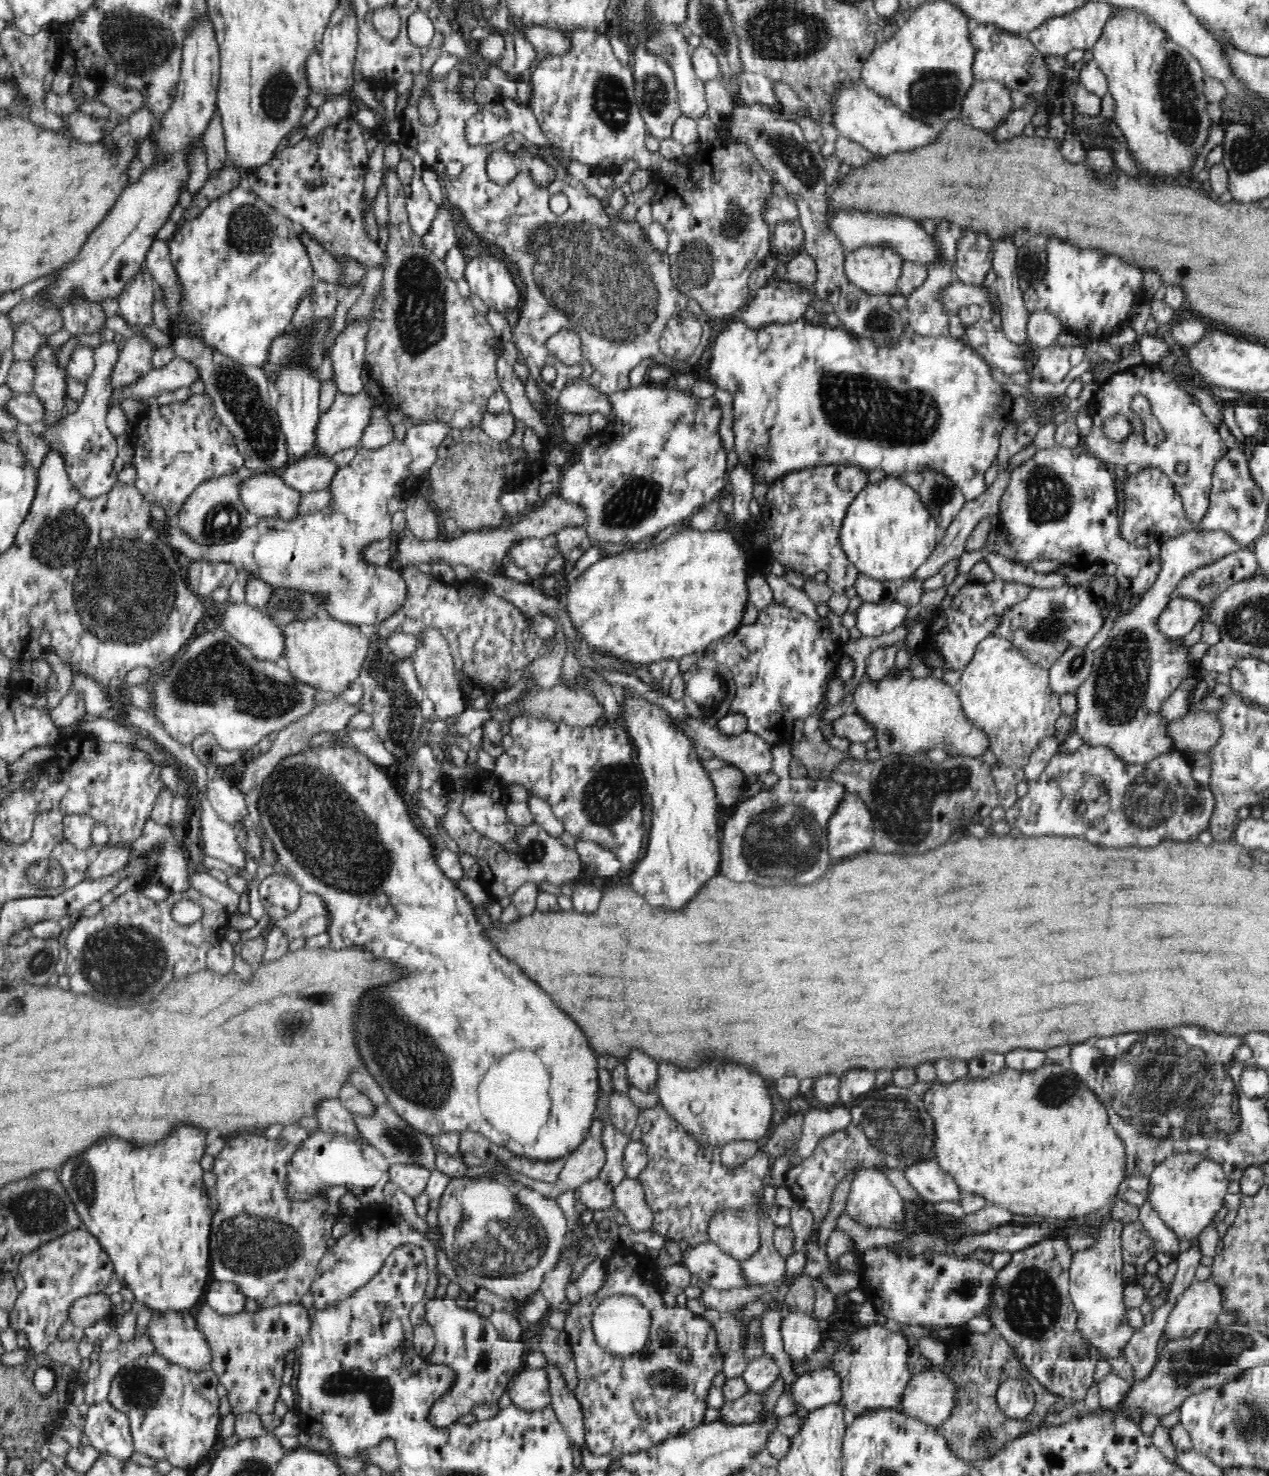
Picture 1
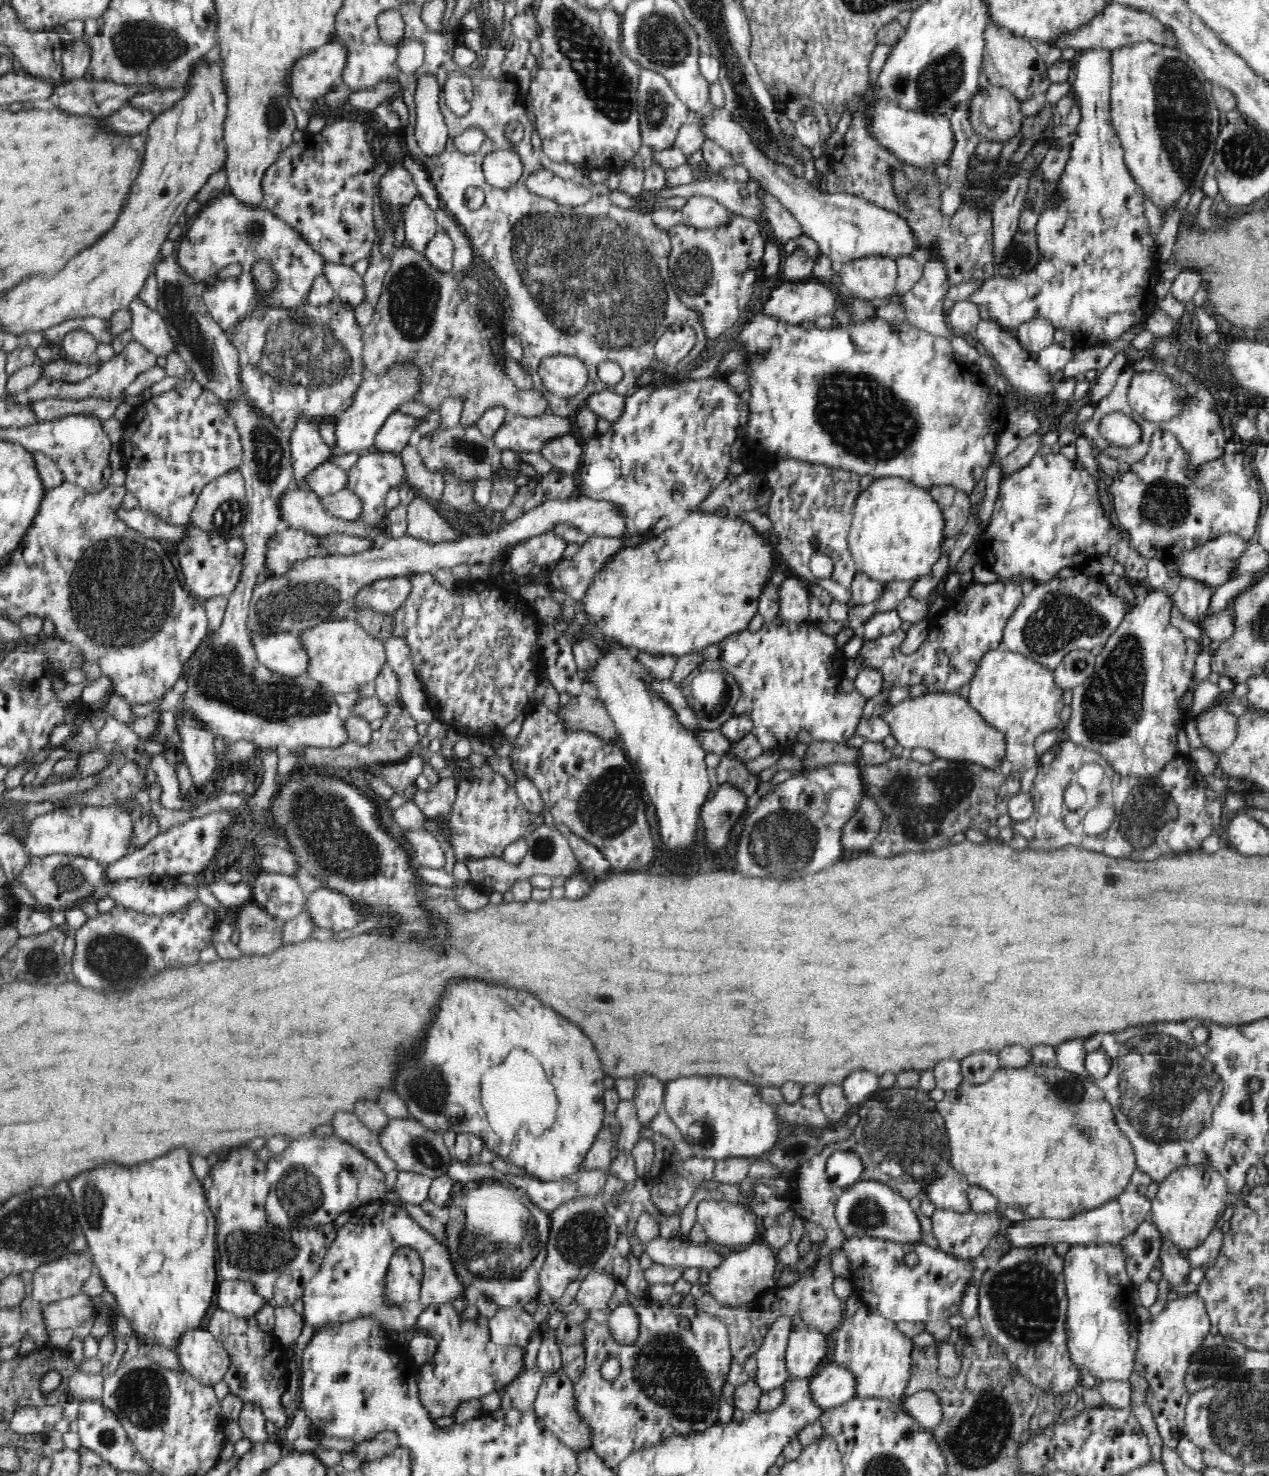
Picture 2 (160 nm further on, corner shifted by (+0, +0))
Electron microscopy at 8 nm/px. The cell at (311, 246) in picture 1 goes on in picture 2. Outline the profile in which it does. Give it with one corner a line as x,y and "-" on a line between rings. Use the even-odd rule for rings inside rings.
324,264
323,275
334,290
336,299
356,308
364,300
363,277
354,272
352,266

